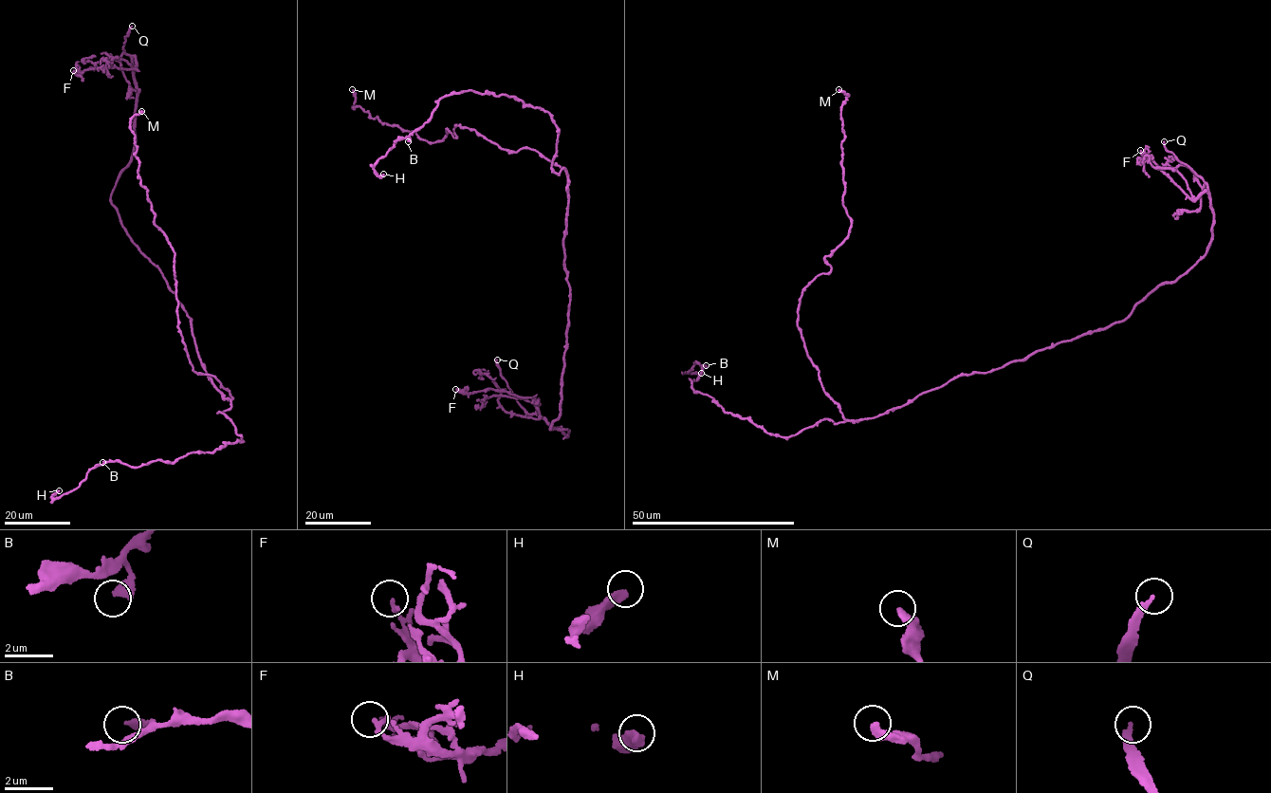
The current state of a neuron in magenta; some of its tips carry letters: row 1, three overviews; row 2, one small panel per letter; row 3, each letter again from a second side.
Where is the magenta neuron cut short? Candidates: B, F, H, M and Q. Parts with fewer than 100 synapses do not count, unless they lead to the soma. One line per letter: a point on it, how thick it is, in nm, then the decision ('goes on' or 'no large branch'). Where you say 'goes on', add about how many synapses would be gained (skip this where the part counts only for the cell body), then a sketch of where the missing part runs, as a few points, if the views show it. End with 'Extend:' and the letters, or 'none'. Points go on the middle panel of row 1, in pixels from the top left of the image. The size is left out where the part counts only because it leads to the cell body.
B: (408, 141) | 280 nm | no large branch
F: (455, 389) | 190 nm | no large branch
H: (383, 174) | 380 nm | no large branch
M: (352, 89) | 360 nm | no large branch
Q: (497, 359) | 180 nm | goes on | (497, 359), (509, 339)
Extend: Q

